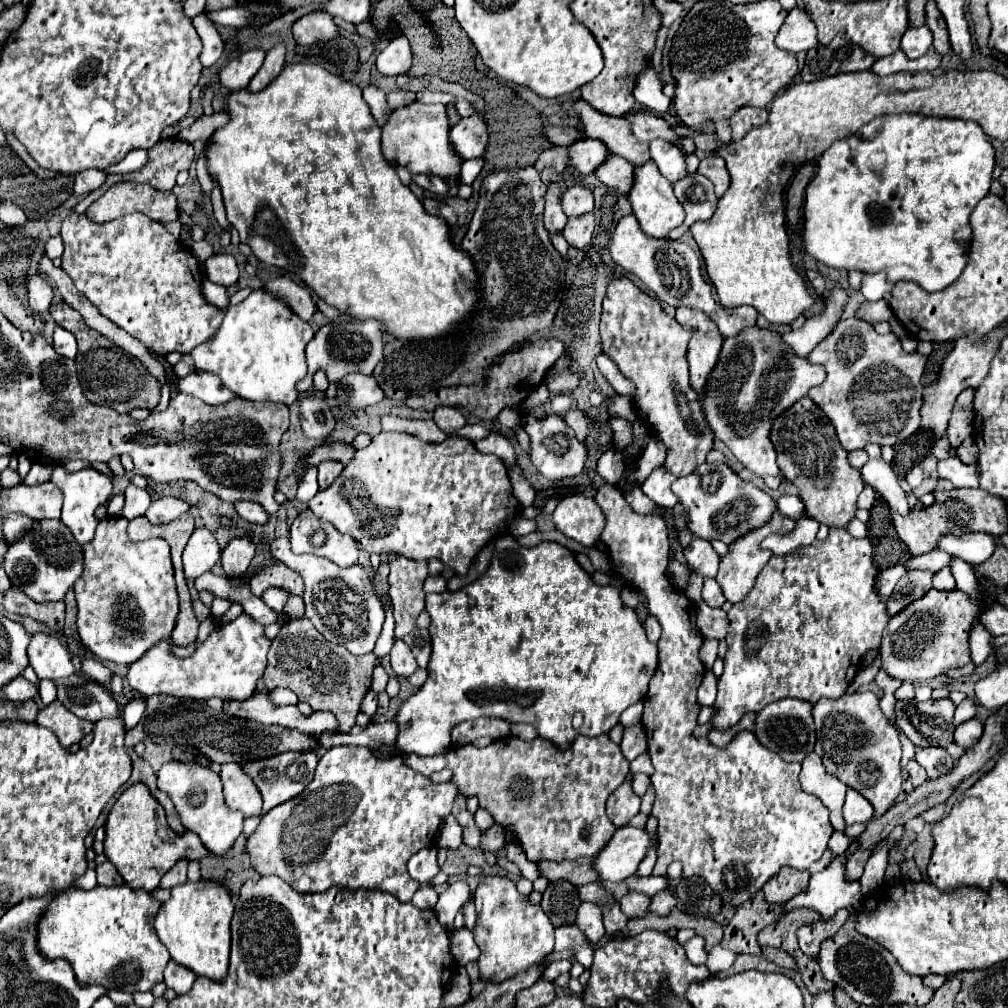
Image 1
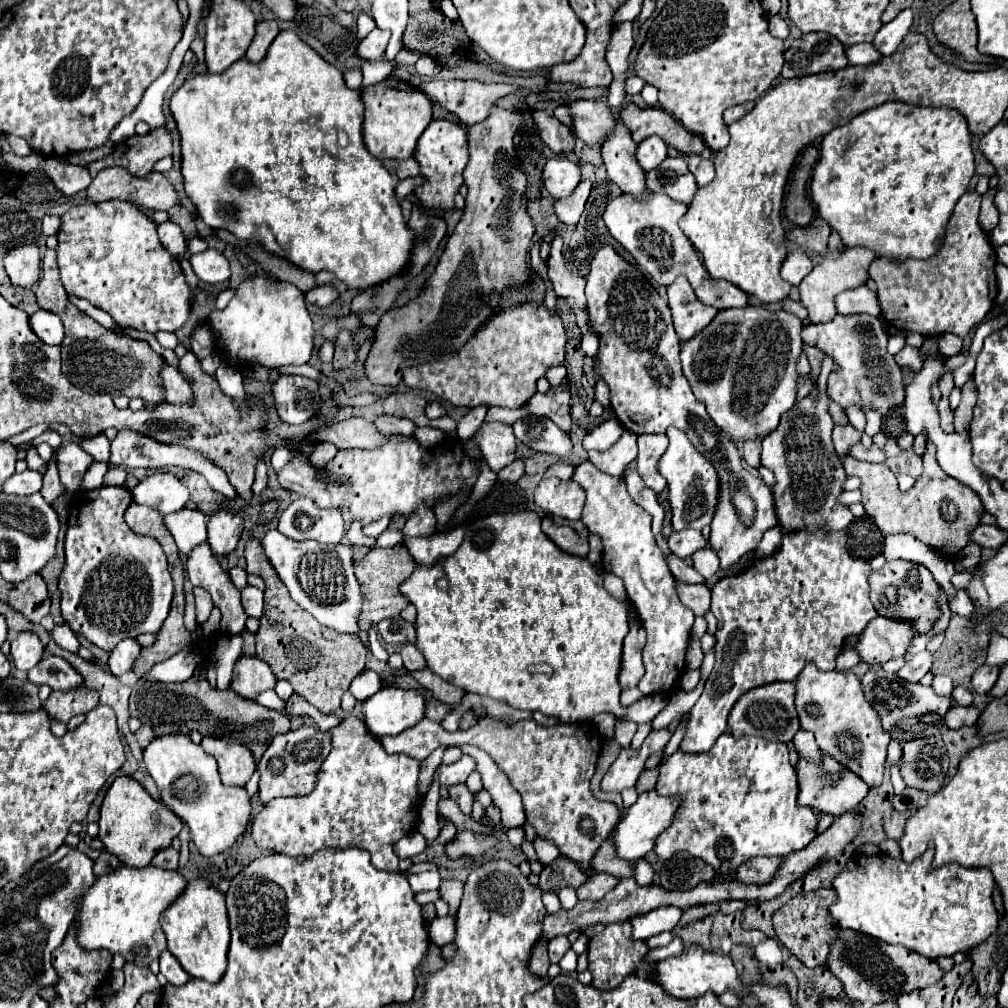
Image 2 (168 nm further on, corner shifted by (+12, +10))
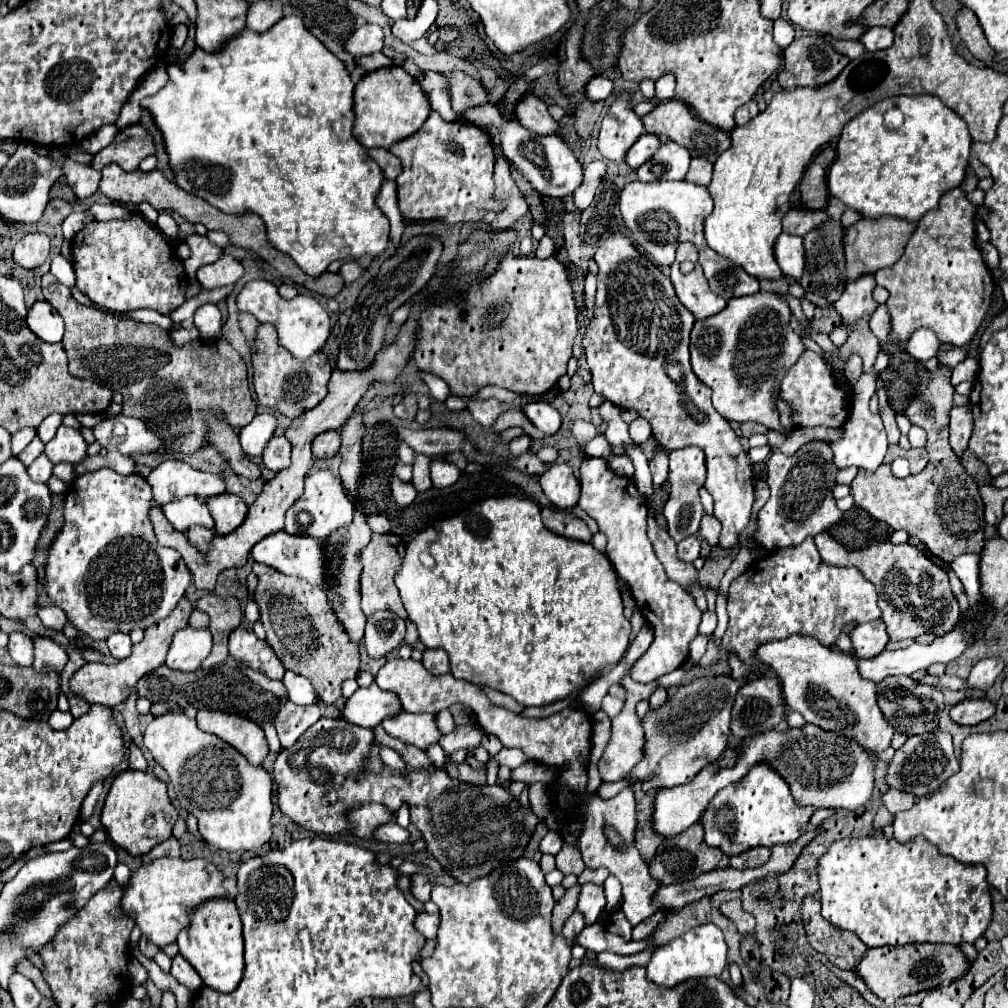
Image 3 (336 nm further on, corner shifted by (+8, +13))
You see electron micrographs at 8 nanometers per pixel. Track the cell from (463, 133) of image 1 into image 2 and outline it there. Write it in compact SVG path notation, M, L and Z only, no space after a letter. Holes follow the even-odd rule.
M432 120L428 128L422 132L418 140L418 148L414 150L414 160L420 164L420 176L424 182L414 190L418 204L426 210L448 212L454 210L454 196L464 184L462 172L468 164L468 142L466 128L462 124L454 124L450 120Z

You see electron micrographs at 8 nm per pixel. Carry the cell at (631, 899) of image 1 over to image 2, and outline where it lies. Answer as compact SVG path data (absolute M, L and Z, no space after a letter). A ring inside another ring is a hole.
M596 874L592 878L588 878L586 884L582 884L578 890L576 890L576 896L578 900L600 900L602 896L608 894L608 890L614 888L614 884L618 882L620 878L616 876L610 876L610 874Z

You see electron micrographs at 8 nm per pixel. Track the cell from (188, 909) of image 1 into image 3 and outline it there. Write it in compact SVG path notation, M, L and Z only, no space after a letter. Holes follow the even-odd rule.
M216 897L210 901L204 901L202 905L194 907L190 913L190 925L186 929L188 937L178 937L178 949L180 955L198 971L202 981L220 991L228 993L234 989L242 979L242 923L238 909L230 897Z

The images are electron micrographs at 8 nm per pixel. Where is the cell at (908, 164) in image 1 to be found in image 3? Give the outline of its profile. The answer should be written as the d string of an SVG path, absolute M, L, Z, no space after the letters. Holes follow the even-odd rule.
M904 95L904 97L890 97L890 99L878 101L878 103L874 103L872 107L864 109L858 117L854 117L854 119L844 127L844 131L842 131L842 135L840 135L840 139L838 139L836 159L834 159L834 163L830 165L830 169L828 169L828 193L830 193L830 197L840 199L846 207L850 207L850 209L854 209L856 213L860 213L862 219L880 219L880 217L890 215L890 217L898 217L898 219L906 219L906 221L916 223L916 221L920 221L920 219L924 217L924 213L938 209L940 197L942 197L944 193L948 193L948 191L952 191L952 189L956 189L956 187L962 185L962 181L964 181L964 177L966 177L966 169L968 169L970 147L972 147L972 139L970 139L970 133L968 133L966 121L964 121L958 113L950 111L950 109L948 109L938 97L932 97L932 95L910 95L910 97ZM888 111L898 111L898 113L902 115L902 123L896 125L896 127L890 125L890 123L886 125L886 113L888 113Z

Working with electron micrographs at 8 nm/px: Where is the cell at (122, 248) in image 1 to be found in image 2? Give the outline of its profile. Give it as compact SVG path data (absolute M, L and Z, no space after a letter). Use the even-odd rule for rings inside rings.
M108 200L100 204L72 206L62 216L56 254L60 280L66 292L106 310L122 326L134 326L152 334L158 330L176 332L190 316L190 288L178 260L160 244L156 224L130 202Z

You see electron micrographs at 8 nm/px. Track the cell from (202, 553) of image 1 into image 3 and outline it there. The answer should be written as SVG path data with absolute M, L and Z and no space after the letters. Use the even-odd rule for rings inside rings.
M180 499L178 503L168 503L164 507L166 519L172 523L172 527L180 533L186 533L194 525L202 525L206 529L214 527L212 515L206 507L206 501L202 499Z

